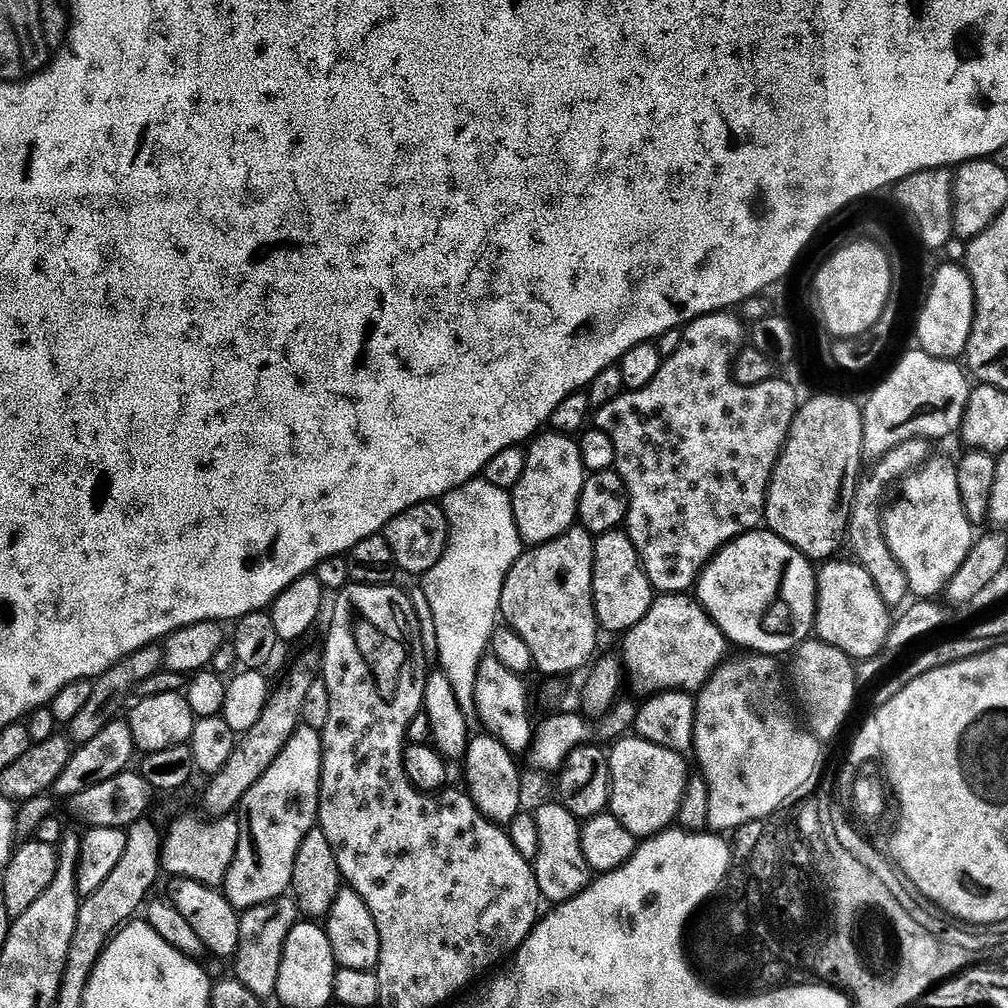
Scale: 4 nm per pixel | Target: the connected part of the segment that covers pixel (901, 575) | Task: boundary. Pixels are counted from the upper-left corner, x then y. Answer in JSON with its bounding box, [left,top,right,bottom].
[846,447,914,610]

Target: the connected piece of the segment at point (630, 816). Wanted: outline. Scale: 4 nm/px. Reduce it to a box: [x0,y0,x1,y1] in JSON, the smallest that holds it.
[608,734,690,838]

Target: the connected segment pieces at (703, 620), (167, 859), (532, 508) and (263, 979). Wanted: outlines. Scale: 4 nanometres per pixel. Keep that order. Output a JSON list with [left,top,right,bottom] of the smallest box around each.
[[622,592,730,694],[160,815,240,889],[510,431,586,546],[234,894,301,1001]]

